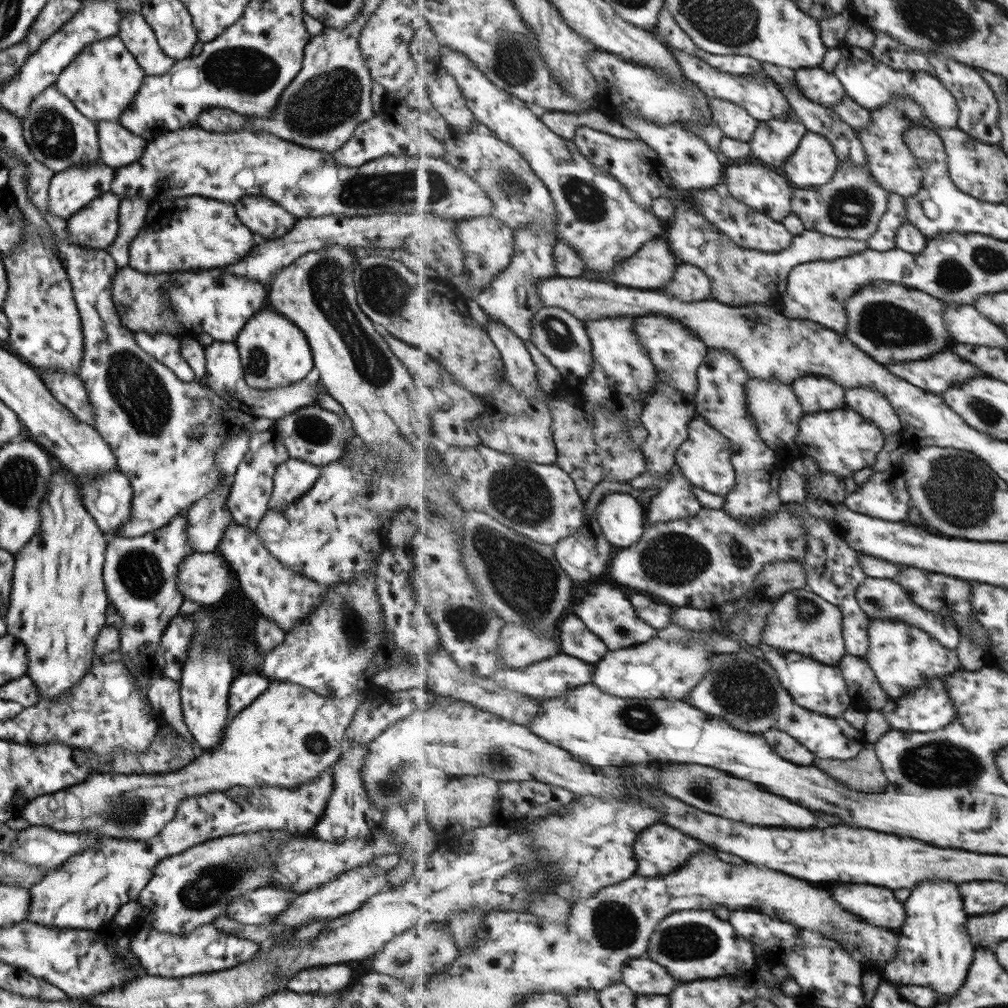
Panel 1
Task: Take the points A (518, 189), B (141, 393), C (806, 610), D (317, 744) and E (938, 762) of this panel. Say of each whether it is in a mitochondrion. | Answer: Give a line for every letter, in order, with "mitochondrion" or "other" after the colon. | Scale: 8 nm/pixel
A: mitochondrion
B: mitochondrion
C: mitochondrion
D: mitochondrion
E: mitochondrion

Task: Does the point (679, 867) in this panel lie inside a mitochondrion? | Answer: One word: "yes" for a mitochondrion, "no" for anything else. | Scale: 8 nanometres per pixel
no

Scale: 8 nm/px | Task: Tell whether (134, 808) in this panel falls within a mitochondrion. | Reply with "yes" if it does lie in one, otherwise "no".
yes

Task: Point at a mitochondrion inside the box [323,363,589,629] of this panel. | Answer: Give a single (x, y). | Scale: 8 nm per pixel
(518, 492)

